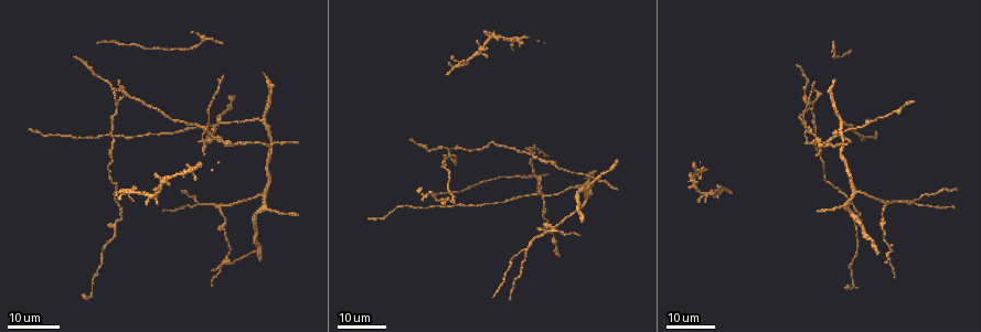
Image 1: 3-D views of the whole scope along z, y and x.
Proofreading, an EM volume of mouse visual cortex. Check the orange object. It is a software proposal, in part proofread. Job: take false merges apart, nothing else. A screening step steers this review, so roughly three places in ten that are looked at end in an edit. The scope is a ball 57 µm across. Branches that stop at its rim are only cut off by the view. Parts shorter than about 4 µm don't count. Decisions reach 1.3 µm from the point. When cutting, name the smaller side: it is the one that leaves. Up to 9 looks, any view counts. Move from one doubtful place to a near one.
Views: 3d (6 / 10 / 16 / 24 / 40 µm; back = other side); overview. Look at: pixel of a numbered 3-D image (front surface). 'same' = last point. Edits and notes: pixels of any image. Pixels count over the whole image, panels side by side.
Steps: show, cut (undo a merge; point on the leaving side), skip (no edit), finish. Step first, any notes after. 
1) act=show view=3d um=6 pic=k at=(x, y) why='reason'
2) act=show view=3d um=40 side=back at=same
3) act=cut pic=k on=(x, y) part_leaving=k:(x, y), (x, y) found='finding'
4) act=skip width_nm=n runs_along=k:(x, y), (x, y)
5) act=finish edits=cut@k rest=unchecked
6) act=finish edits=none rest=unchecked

act=show view=3d um=24 pic=1 at=(525, 250) why='three-way junction'

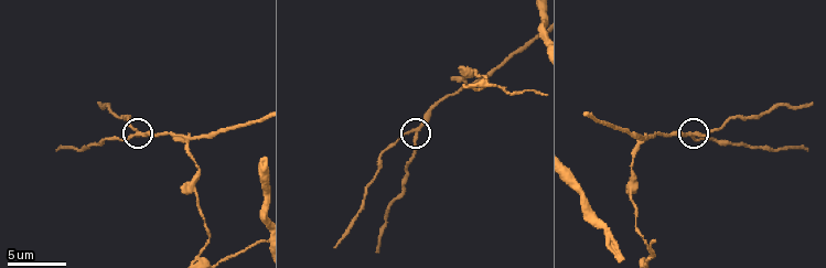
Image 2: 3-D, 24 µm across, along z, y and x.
act=show view=3d um=10 pic=2 at=(690, 133) why='zoom in'

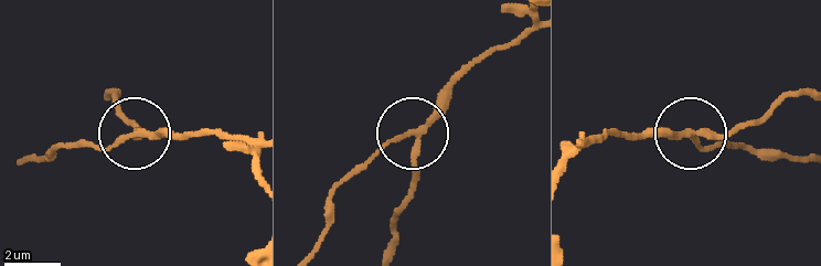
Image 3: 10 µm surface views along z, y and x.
act=skip arms=3 runs_along=3:(528, 28), (486, 56), (422, 127), (414, 141), (414, 197) found='continuous, no second cell'

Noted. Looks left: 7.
act=show view=3d um=6 pic=2 at=(186, 138)

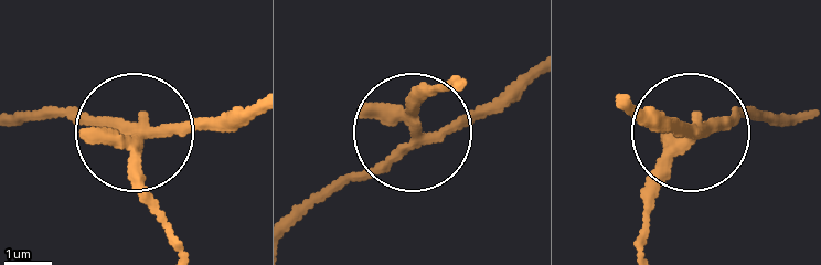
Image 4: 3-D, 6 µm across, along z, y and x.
act=cut pic=4 on=(140, 183) part_leaving=4:(137, 137), (137, 169), (172, 252) found='two cells meet here'

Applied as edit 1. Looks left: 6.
act=show view=3d um=16 pic=1 at=(857, 129)

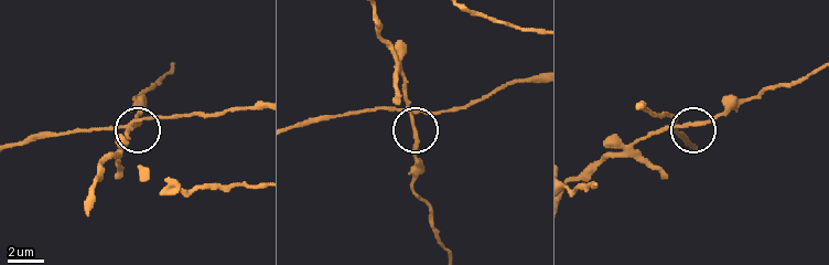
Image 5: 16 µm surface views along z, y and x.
act=show view=3d um=6 pic=5 at=(136, 126) why='zoom in'

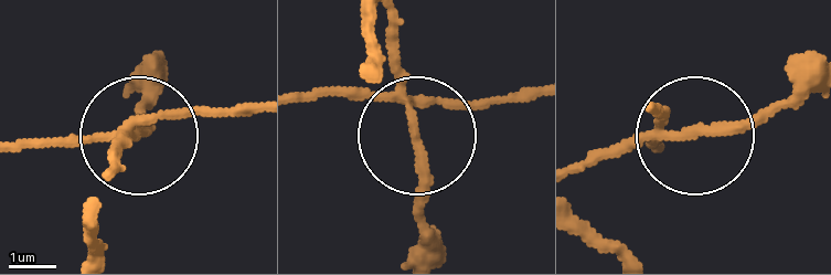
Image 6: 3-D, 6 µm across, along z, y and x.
act=cut pic=6 on=(142, 134) width_nm=190 part_leaving=6:(406, 93), (394, 25) found='two cells meet here'

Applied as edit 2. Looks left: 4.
act=show view=3d um=16 pic=1 at=(263, 119) why='arms part here'

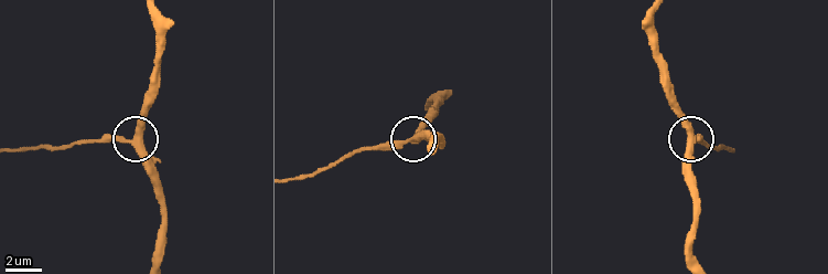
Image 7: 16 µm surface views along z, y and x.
act=show view=3d um=6 pic=7 at=(140, 137)

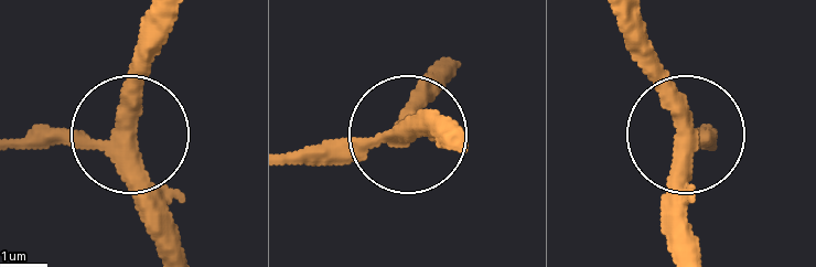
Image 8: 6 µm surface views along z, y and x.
act=skip side_arm_um=49 runs_along=8:(20, 140), (122, 136), (138, 25) found='all the same cell'

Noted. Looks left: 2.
act=finish edits=cut@4,cut@6 rest=unchecked

